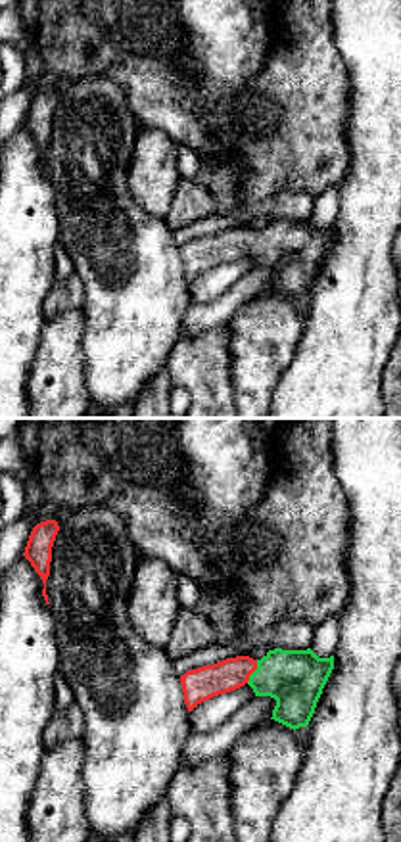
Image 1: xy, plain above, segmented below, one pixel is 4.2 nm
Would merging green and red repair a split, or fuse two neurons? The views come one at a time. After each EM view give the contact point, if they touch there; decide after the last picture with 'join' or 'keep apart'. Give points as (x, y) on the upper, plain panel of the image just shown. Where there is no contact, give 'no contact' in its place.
contact (254, 242)

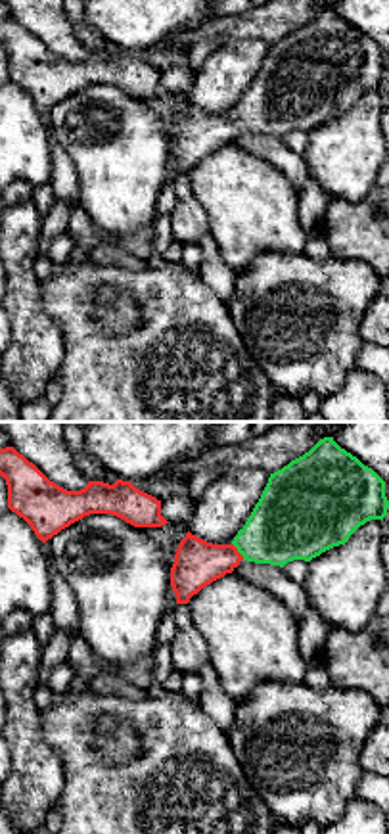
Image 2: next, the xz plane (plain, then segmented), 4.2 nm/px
contact (238, 121)

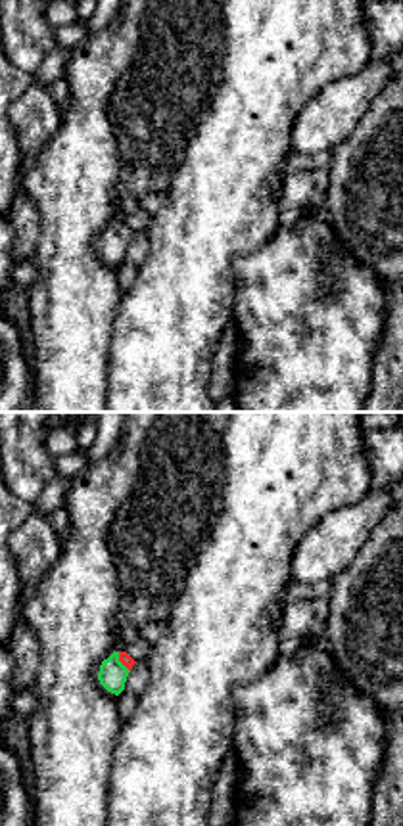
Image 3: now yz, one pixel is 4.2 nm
contact (119, 232)

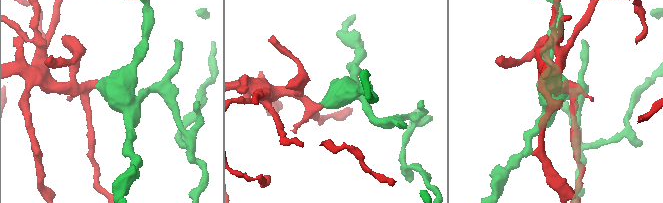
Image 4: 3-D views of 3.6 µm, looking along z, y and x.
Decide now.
join

